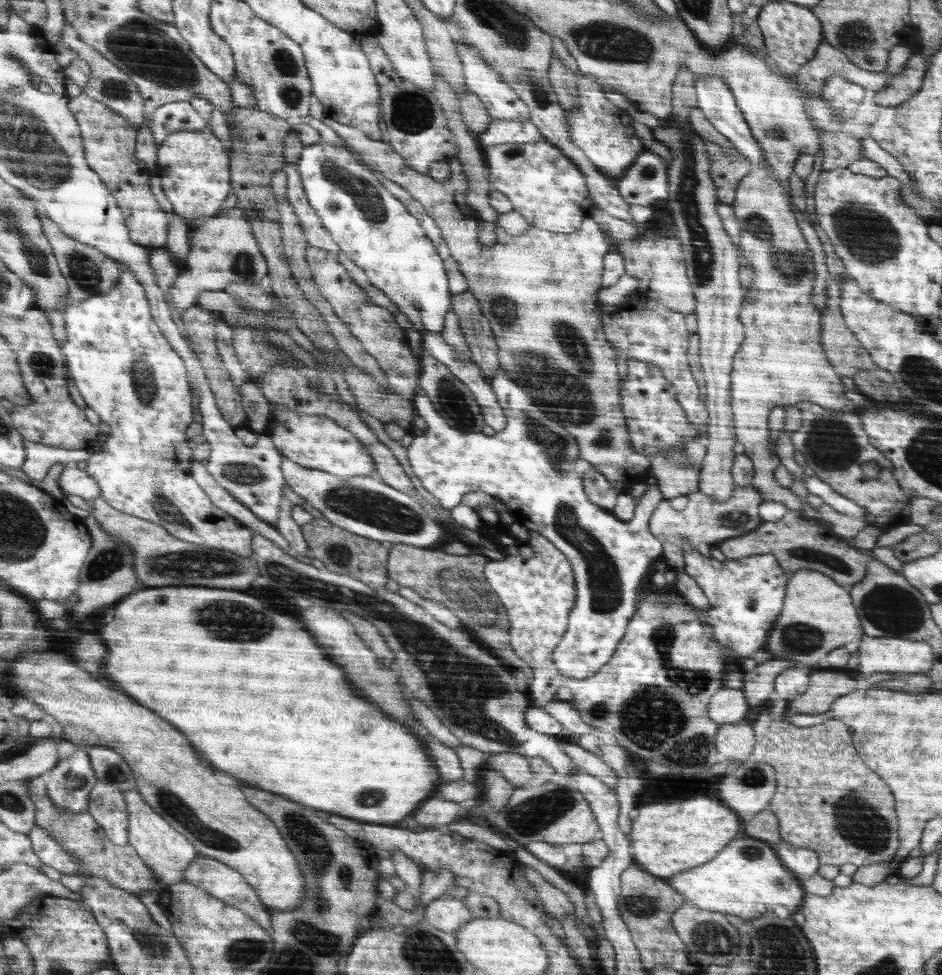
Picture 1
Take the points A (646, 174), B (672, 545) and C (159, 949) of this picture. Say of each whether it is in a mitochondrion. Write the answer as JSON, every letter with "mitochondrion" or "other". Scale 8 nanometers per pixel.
{"A":"mitochondrion","B":"other","C":"mitochondrion"}

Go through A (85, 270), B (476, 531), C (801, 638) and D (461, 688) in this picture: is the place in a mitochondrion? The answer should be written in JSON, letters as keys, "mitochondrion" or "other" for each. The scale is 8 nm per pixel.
{"A":"mitochondrion","B":"other","C":"mitochondrion","D":"mitochondrion"}

